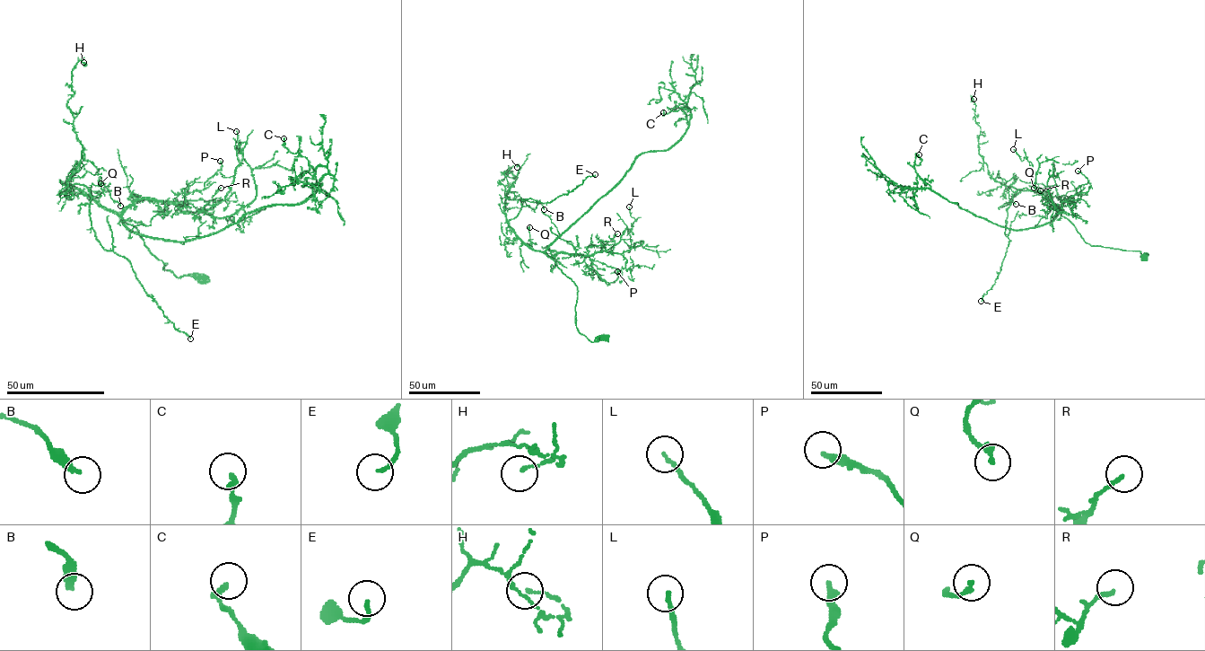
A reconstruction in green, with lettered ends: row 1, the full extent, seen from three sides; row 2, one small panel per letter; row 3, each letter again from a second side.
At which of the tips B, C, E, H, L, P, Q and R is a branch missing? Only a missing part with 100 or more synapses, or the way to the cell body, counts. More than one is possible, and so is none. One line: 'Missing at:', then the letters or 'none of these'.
Missing at: none of these

